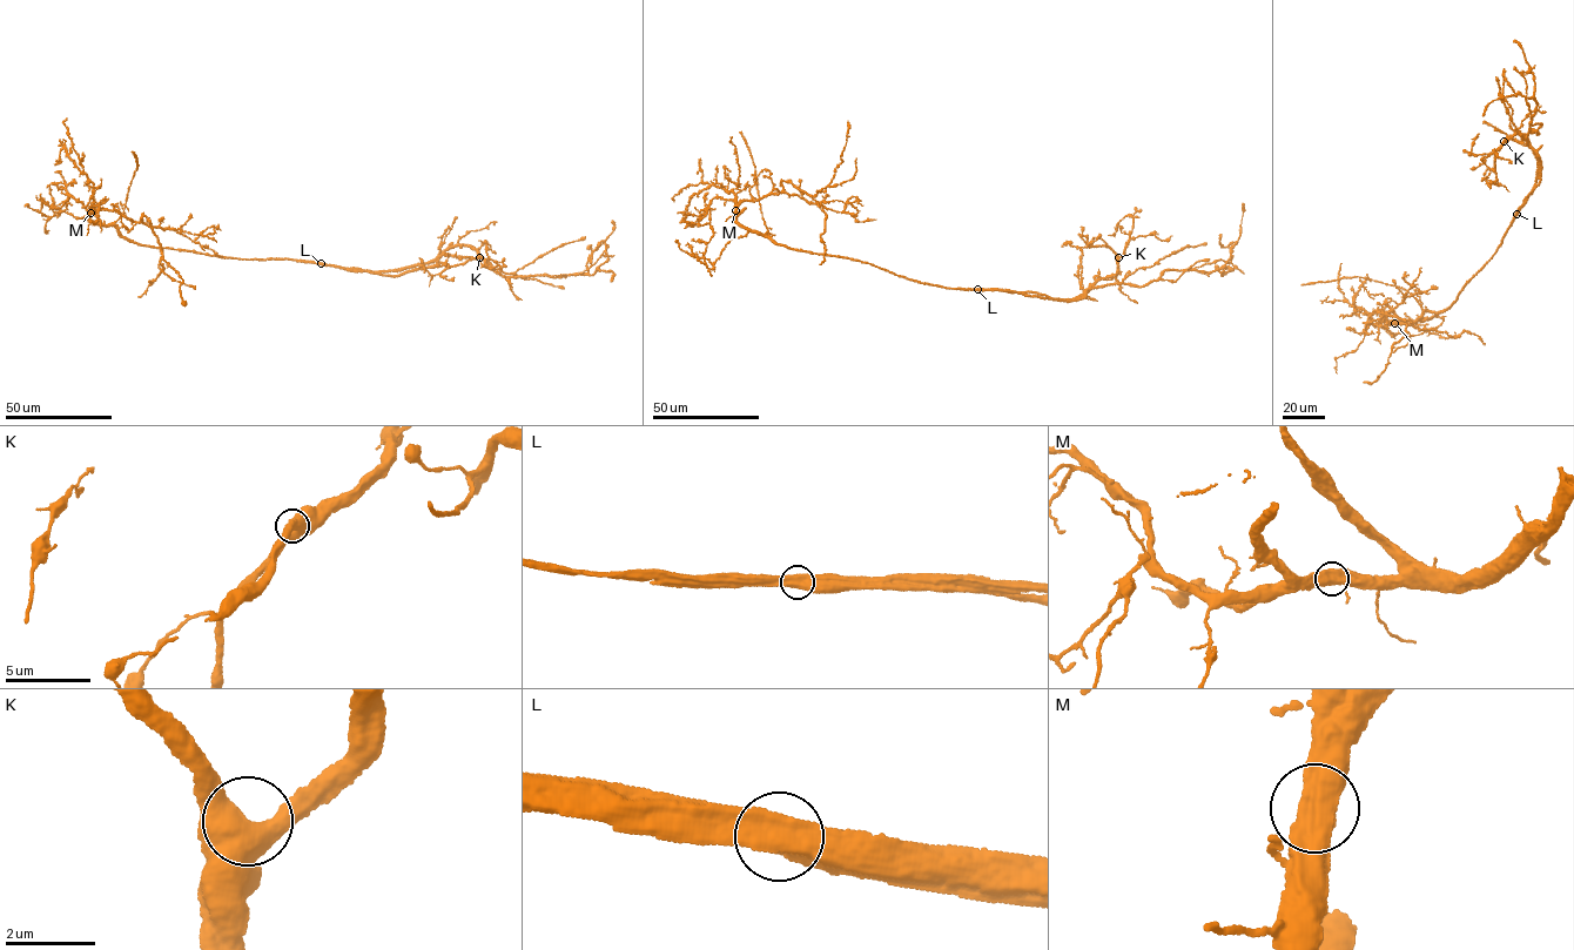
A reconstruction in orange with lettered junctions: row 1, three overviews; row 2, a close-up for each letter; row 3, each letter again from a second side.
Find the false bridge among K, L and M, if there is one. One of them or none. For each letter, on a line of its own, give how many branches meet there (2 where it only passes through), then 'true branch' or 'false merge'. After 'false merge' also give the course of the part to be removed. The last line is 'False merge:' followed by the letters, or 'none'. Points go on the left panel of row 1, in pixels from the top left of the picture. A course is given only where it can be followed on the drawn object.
K: 2 branches meet; true branch
L: 2 branches meet; false merge; foreign part runs (321, 263), (402, 275), (444, 255), (562, 277), (596, 271), (603, 241), (591, 262)
M: 2 branches meet; true branch
False merge: L

